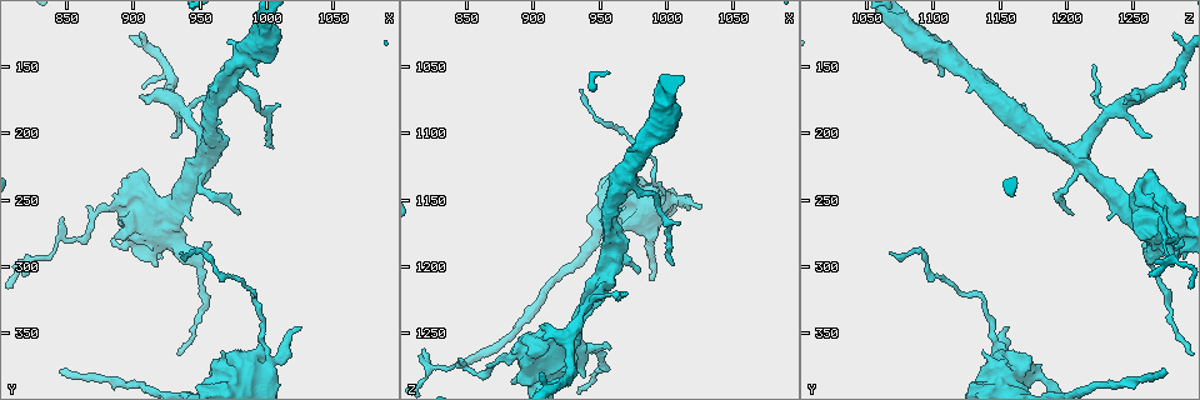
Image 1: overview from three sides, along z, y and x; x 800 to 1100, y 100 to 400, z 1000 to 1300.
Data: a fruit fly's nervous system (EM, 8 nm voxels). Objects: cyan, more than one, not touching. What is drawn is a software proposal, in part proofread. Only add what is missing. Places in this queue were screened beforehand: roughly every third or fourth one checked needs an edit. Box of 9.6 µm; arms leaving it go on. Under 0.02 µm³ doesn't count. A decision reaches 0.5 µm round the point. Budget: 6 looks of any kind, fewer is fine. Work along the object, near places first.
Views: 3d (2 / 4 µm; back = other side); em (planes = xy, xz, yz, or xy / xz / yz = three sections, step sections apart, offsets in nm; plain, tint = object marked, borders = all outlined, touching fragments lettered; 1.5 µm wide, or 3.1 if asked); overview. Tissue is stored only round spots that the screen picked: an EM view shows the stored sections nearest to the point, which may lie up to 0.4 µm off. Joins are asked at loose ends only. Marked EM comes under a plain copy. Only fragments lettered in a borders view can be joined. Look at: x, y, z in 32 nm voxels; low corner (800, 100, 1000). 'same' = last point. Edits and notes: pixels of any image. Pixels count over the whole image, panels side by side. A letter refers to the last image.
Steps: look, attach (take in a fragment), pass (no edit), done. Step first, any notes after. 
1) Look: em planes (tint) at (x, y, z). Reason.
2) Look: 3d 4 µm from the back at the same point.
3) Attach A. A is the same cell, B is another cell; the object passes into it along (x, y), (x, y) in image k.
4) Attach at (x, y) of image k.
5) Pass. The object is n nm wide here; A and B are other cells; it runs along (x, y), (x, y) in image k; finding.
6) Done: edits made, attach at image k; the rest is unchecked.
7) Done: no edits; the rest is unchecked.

Look: em planes (borders) at (918, 298, 1276). Free end.

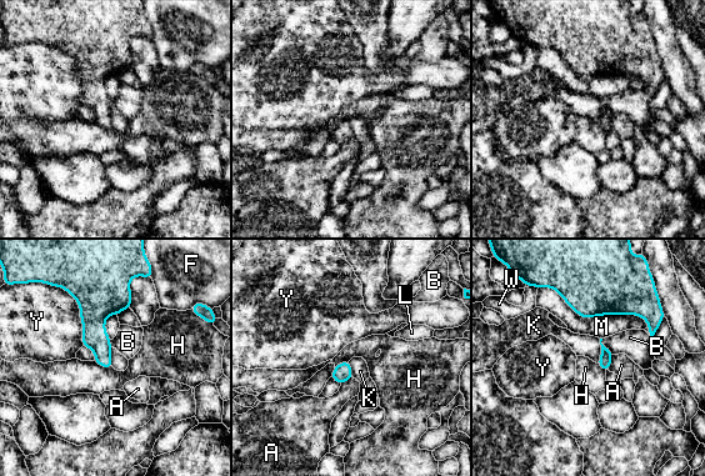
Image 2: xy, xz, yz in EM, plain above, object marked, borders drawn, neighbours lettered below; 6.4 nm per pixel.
Pass. A, B, F, H, K, L, M, W and Y are other cells; none of them fits.

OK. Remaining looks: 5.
Look: em planes (borders) at (968, 368, 1172). An open end.

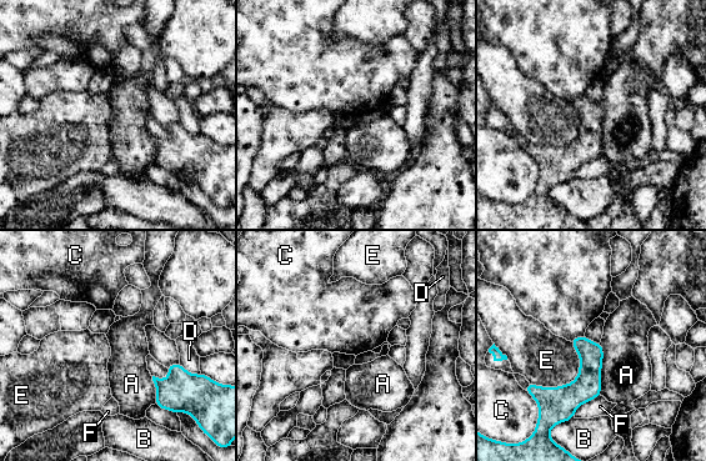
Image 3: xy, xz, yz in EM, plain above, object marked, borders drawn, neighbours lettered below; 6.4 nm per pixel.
Pass. A, B, C, D, E and F are other cells; a border runs along (599, 342), (602, 349), (601, 395) in image 3; no lettered fragment goes on from it.

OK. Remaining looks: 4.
Look: 3d 4 µm at (846, 376, 1274). Long arm stops here.

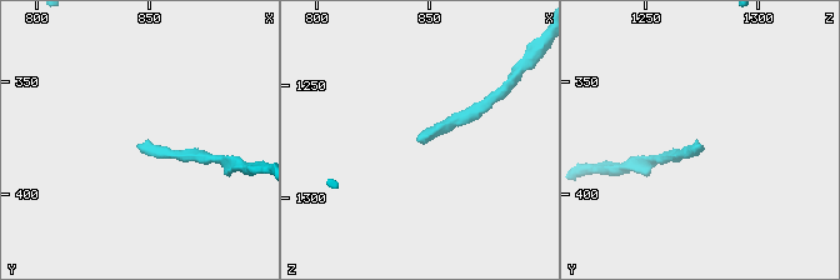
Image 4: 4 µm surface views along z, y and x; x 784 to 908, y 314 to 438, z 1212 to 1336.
Look: em xy step 4 (borders) at (846, 378, 1274). Shape alone is not enough.

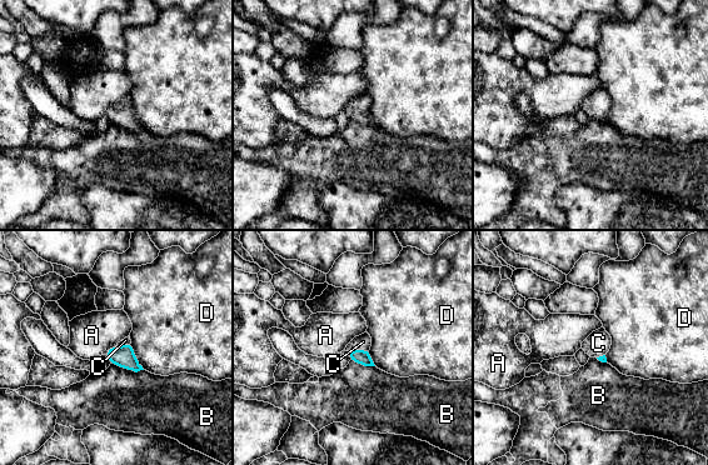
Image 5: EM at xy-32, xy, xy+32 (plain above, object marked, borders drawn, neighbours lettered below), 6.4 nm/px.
Look: em planes (borders) at the same point.

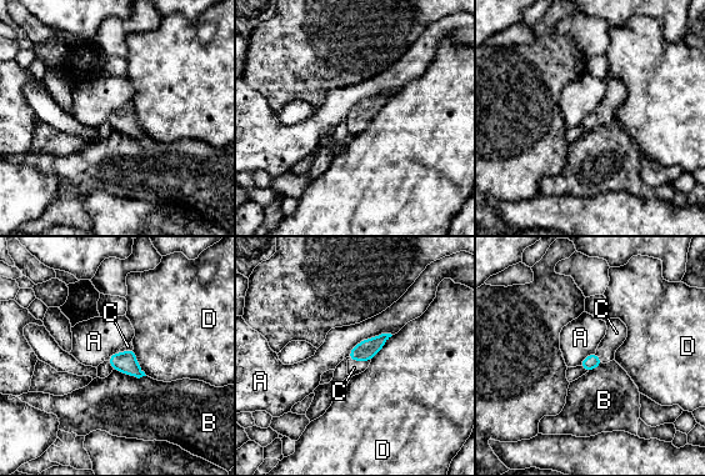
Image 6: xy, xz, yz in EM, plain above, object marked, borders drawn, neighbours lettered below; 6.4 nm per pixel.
Attach C. The longest contact is with A, 320 nm; C is the same cell, A, B and D are other cells; the object passes into it along (365, 350), (360, 360), (354, 367) in image 6; the neuron continues.

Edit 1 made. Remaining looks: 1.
Done: edits made, attach at image 6; the rest is unchecked.

